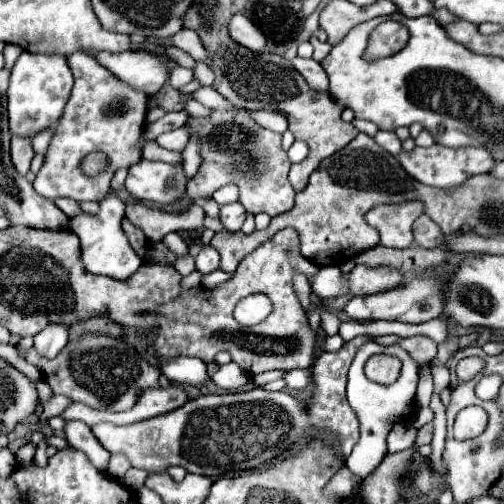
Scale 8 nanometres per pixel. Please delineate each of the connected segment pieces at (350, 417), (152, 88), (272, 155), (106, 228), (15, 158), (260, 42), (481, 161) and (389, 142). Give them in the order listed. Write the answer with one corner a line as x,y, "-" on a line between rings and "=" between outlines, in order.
361,335
351,341
347,341
337,353
325,353
319,355
311,367
313,373
313,393
309,403
299,401
287,391
265,391
261,387
249,389
249,391
237,391
237,393
227,393
227,395
201,395
193,401
187,401
183,407
175,409
173,413
165,413
165,417
153,417
151,421
141,421
135,425
113,425
113,423
97,423
91,427
93,435
97,441
111,453
127,453
131,459
131,465
137,469
145,469
151,473
163,473
171,465
181,465
189,473
197,475
207,475
207,477
219,477
231,471
247,471
253,467
259,467
263,463
271,463
285,455
291,447
295,447
297,441
301,439
311,439
313,435
319,437
325,433
331,441
337,441
341,445
341,457
349,457
353,445
359,439
359,421
357,415
353,413
351,405
347,403
345,397
345,381
347,381
347,369
359,351
363,343
371,341
371,337
=
123,51
123,53
93,53
95,61
109,69
119,81
135,91
155,95
167,81
169,69
165,57
151,51
=
211,109
211,115
207,117
189,117
187,129
191,137
199,137
199,155
201,155
201,167
197,175
187,183
187,195
193,197
211,197
219,187
227,183
235,183
239,187
239,203
249,211
249,213
259,213
265,211
271,217
285,213
291,209
291,203
295,199
295,191
291,189
287,181
287,173
291,167
291,161
287,157
287,151
281,147
281,135
275,131
269,131
261,125
257,125
251,117
249,111
243,109
=
107,193
107,197
99,199
99,211
97,213
79,213
69,221
69,229
77,233
81,239
81,253
83,253
83,263
85,269
91,273
99,275
109,275
119,281
127,281
131,275
137,273
141,267
141,259
135,255
131,249
127,237
123,235
121,229
121,219
125,217
123,201
117,197
117,193
=
13,137
11,139
11,161
15,165
15,169
19,169
19,173
27,173
31,167
31,159
33,159
33,145
29,137
=
235,15
231,19
231,25
229,25
229,31
231,31
231,37
245,45
247,49
255,51
255,53
263,53
267,49
267,37
243,15
=
433,145
433,147
415,147
413,151
401,151
397,155
397,161
401,163
401,167
419,183
429,185
429,187
439,187
439,189
455,189
459,185
463,185
469,177
473,175
481,175
481,173
491,173
491,169
495,167
495,159
493,155
485,149
485,147
445,147
445,145
=
379,131
375,135
375,143
381,145
391,155
397,155
401,151
401,141
399,141
399,137
393,131

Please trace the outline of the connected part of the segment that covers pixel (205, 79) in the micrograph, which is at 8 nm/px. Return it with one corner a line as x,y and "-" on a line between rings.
197,65
197,69
193,67
193,77
197,77
201,85
213,85
215,81
215,75
207,65

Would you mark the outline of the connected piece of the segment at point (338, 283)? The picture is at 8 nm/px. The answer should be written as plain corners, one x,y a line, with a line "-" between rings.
321,267
319,273
313,277
313,293
319,299
331,299
331,297
345,297
349,295
349,283
343,279
343,273
339,267

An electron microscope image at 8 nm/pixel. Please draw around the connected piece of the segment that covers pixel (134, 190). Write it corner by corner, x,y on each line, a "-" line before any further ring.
141,159
129,167
125,187
135,199
163,207
175,203
185,193
185,183
181,165

